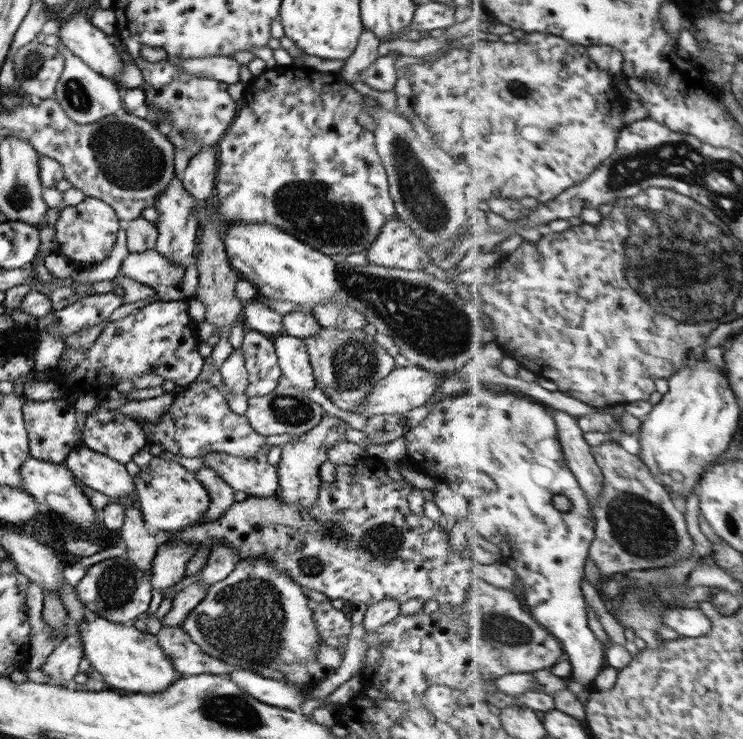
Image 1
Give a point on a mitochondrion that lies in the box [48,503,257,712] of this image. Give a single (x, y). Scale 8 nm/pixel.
(115, 586)

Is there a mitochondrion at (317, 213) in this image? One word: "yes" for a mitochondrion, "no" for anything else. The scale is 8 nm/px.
yes

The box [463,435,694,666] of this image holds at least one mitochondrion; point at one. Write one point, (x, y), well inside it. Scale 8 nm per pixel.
(642, 528)

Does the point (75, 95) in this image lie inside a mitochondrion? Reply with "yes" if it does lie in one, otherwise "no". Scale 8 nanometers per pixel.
yes

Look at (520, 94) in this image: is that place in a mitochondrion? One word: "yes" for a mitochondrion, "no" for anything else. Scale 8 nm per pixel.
yes

